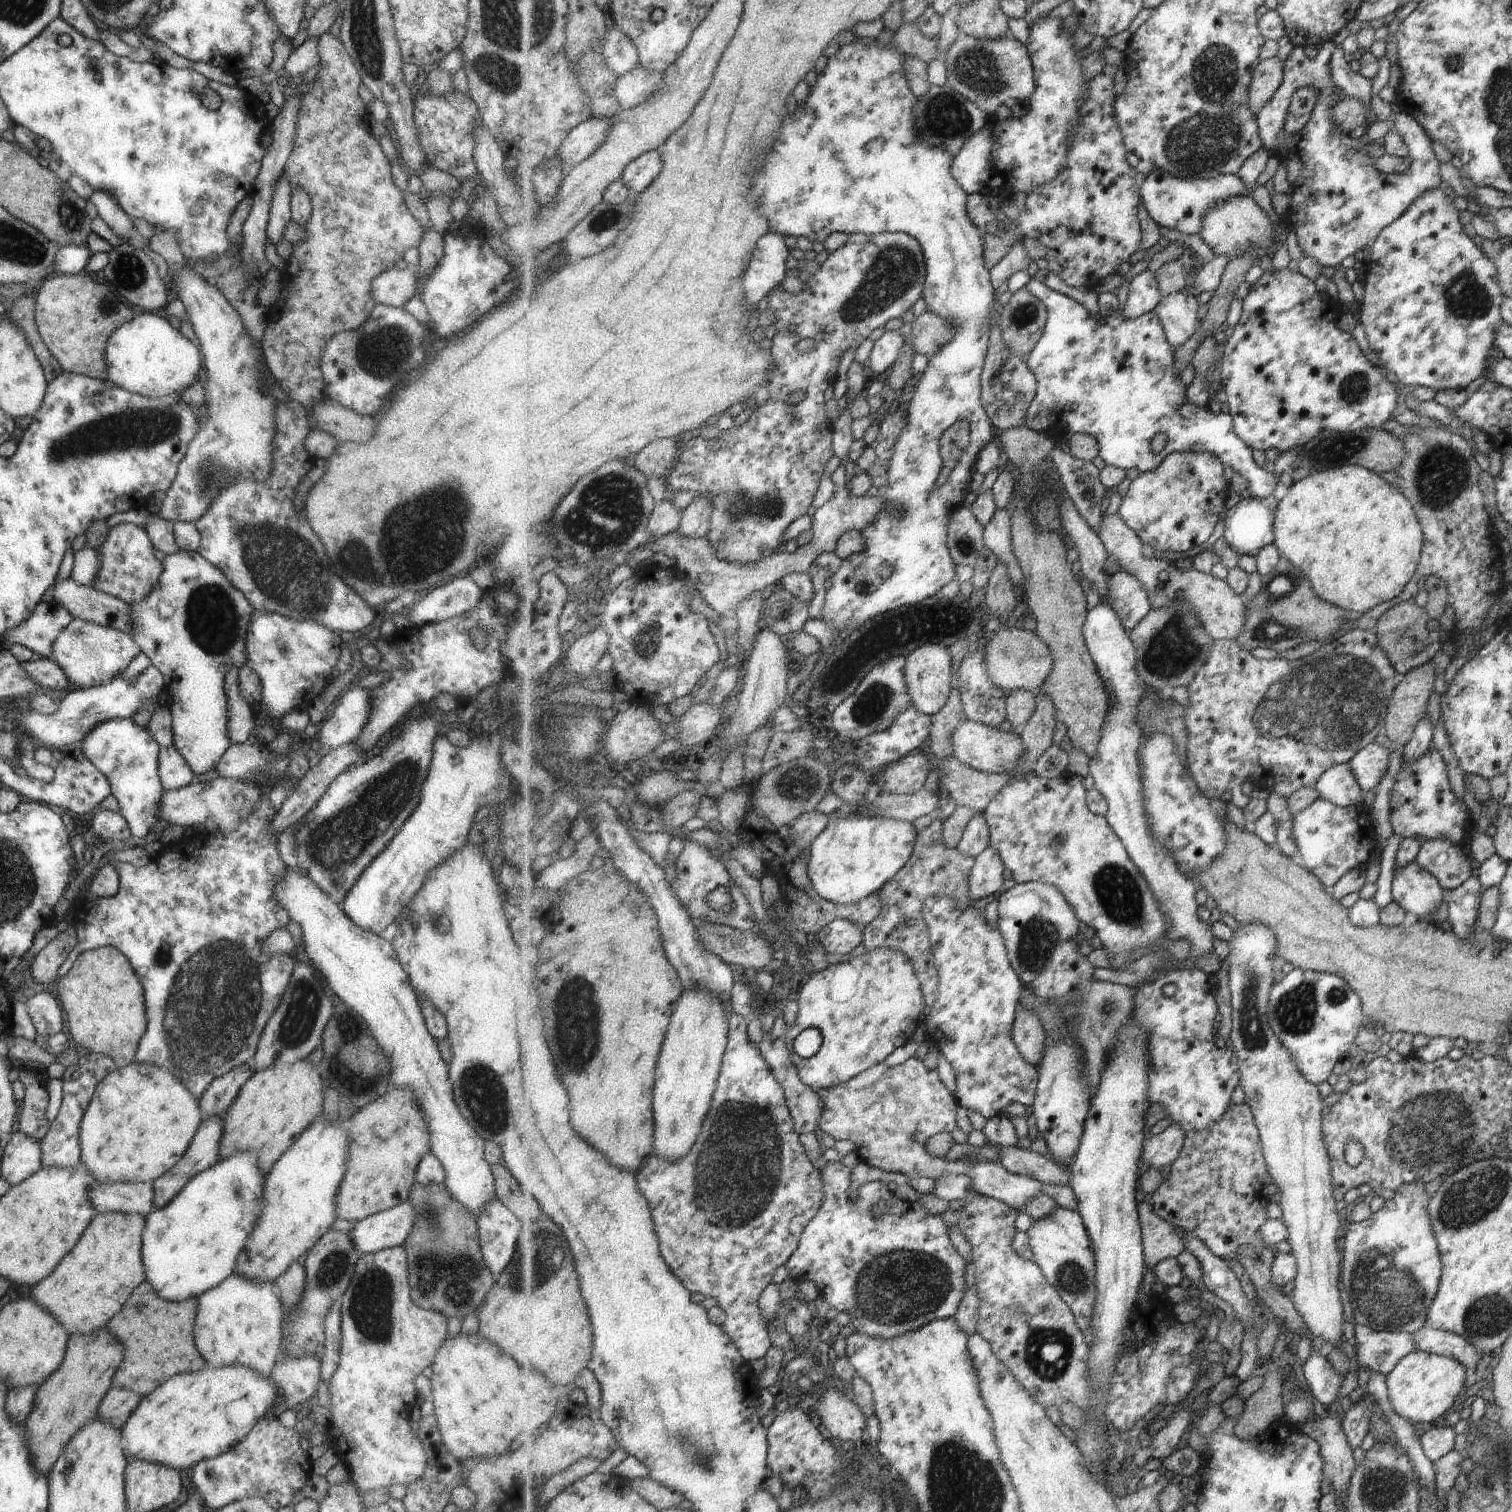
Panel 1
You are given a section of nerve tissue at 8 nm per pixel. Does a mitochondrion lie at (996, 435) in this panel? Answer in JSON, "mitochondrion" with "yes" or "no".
{"mitochondrion":"no"}

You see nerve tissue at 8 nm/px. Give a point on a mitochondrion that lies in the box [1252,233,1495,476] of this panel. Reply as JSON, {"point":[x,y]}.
{"point":[1465,297]}

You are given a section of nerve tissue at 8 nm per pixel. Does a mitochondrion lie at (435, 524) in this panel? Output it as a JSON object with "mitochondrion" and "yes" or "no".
{"mitochondrion":"yes"}

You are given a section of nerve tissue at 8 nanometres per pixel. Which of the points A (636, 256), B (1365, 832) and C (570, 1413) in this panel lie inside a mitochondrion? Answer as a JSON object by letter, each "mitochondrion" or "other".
{"A":"other","B":"other","C":"other"}

